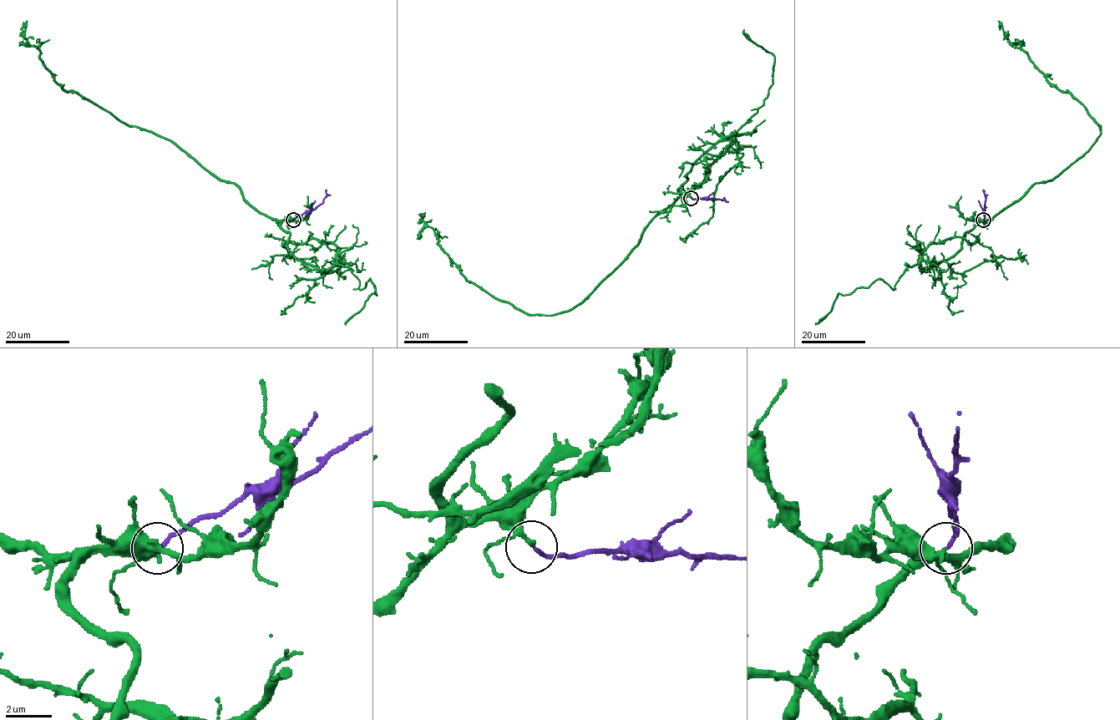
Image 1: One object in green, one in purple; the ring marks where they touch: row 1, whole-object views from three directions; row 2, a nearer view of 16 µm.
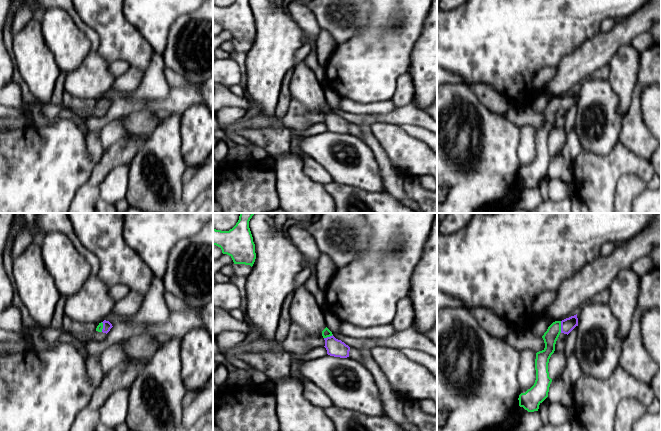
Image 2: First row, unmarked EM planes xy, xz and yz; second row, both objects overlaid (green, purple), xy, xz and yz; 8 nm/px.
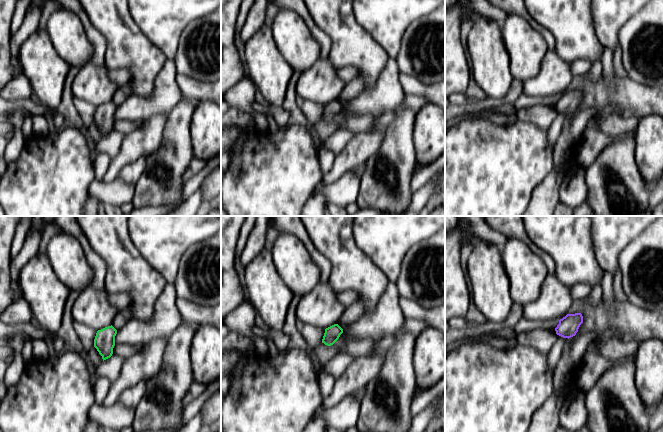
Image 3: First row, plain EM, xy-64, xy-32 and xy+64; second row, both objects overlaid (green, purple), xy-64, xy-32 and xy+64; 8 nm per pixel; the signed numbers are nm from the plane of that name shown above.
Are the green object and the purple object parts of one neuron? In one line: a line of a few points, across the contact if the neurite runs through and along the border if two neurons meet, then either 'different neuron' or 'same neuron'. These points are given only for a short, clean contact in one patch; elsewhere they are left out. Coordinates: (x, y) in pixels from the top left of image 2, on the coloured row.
line yz (550, 337), (560, 327), (567, 325); same neuron

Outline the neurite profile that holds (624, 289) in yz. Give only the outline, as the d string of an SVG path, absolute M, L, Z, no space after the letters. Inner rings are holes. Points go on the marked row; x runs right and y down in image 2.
M631 268L622 270L611 282L609 307L619 322L619 335L626 339L630 329L634 312L638 305L640 279Z

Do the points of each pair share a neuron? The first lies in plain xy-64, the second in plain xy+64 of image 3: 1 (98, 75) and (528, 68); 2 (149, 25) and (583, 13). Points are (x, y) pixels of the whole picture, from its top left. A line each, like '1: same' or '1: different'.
1: different
2: different

